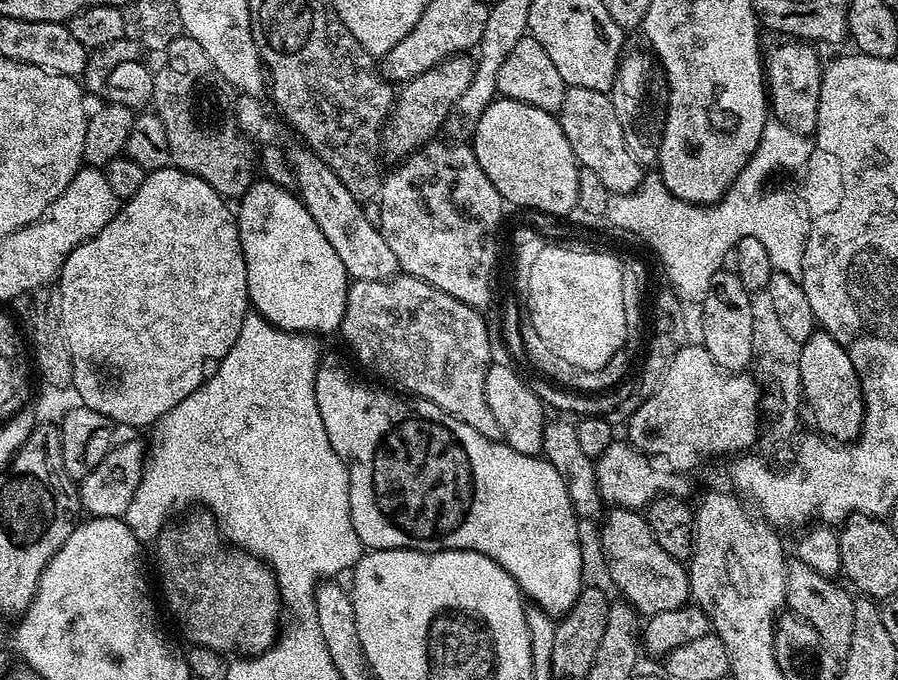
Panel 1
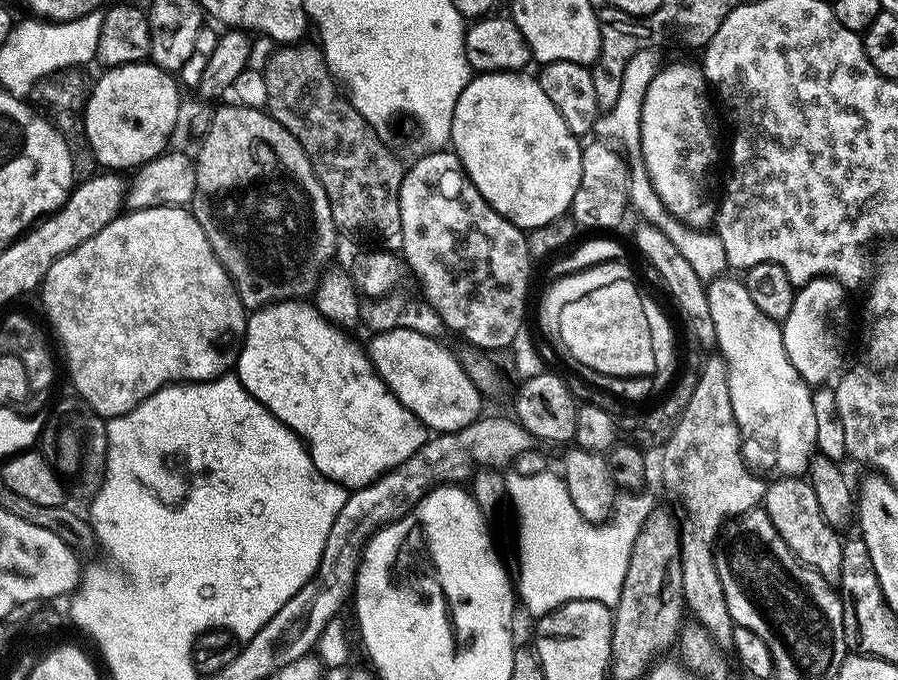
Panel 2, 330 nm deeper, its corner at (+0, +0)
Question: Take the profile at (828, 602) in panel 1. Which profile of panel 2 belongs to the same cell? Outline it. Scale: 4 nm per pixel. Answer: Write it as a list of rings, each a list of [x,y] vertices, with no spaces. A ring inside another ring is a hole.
[[[794,476],[776,478],[771,483],[765,487],[762,507],[764,513],[770,518],[770,522],[774,522],[774,530],[778,530],[782,542],[790,546],[790,550],[807,568],[813,568],[826,583],[833,586],[839,585],[842,574],[842,536],[837,529],[831,528],[826,518],[822,518],[818,498],[814,498],[811,483],[807,479]]]

